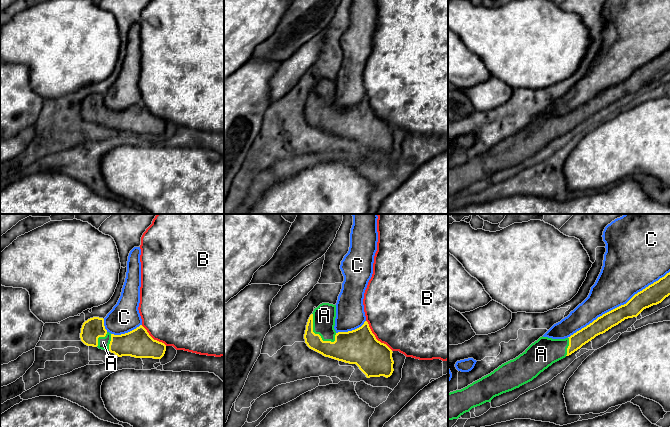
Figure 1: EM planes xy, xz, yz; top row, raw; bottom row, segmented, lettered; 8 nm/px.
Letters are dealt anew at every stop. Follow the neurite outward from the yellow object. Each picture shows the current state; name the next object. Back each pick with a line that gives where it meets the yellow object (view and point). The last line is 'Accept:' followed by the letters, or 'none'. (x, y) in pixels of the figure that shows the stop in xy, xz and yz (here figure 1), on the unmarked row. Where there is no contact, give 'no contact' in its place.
A: meets yellow in xz at (314, 109)
Accept: A

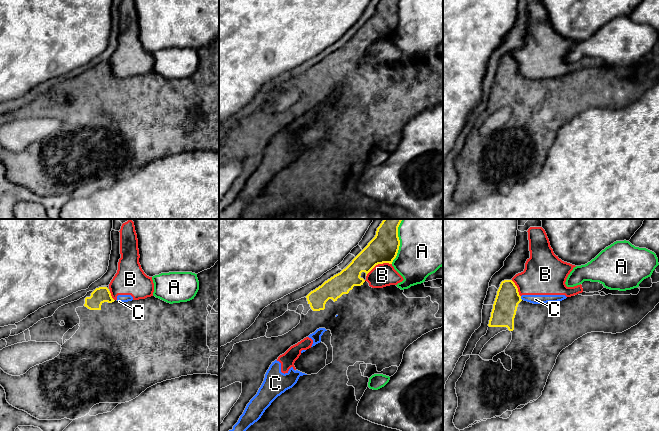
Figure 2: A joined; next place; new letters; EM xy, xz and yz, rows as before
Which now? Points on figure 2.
Accept: none

